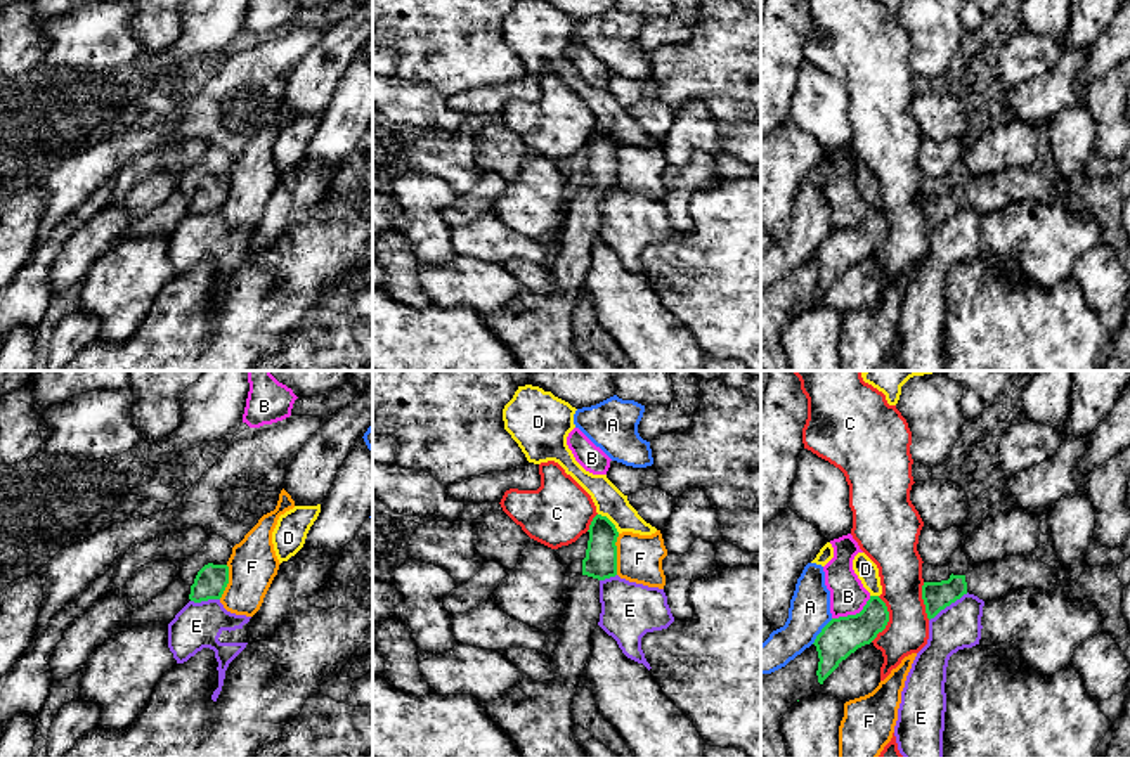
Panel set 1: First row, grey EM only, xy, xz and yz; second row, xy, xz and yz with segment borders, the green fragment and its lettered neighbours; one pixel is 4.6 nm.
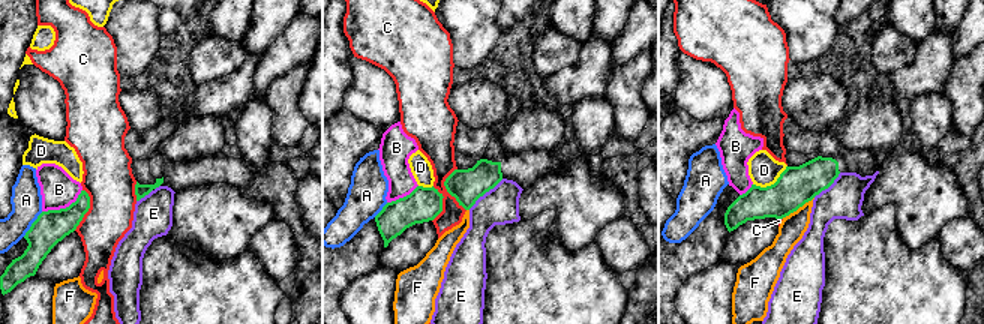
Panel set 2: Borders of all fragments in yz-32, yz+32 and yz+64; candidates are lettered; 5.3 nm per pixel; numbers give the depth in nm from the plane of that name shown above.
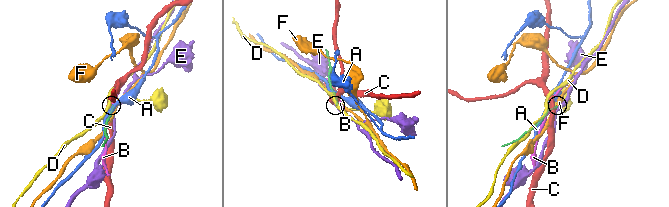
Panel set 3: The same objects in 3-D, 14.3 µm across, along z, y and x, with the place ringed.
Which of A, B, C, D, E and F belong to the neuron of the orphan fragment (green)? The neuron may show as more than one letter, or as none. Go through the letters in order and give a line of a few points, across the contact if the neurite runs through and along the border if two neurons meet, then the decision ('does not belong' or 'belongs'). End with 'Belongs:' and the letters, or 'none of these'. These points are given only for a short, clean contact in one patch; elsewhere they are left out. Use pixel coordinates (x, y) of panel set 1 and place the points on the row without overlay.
A: does not belong
B: does not belong
C: does not belong
D: line xz (598, 125), (619, 144); does not belong
E: line yz (967, 205), (941, 220), (929, 232); does not belong
F: line xz (619, 146), (616, 155), (616, 186); does not belong
Belongs: none of these

